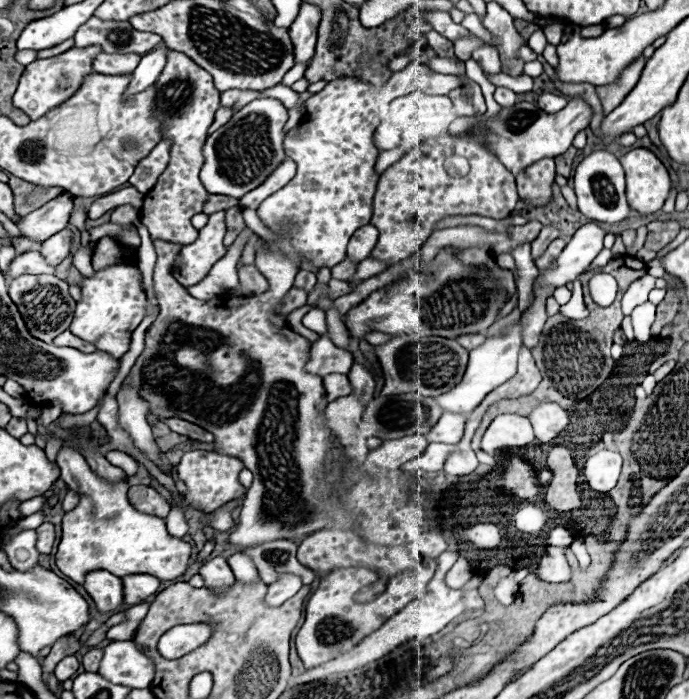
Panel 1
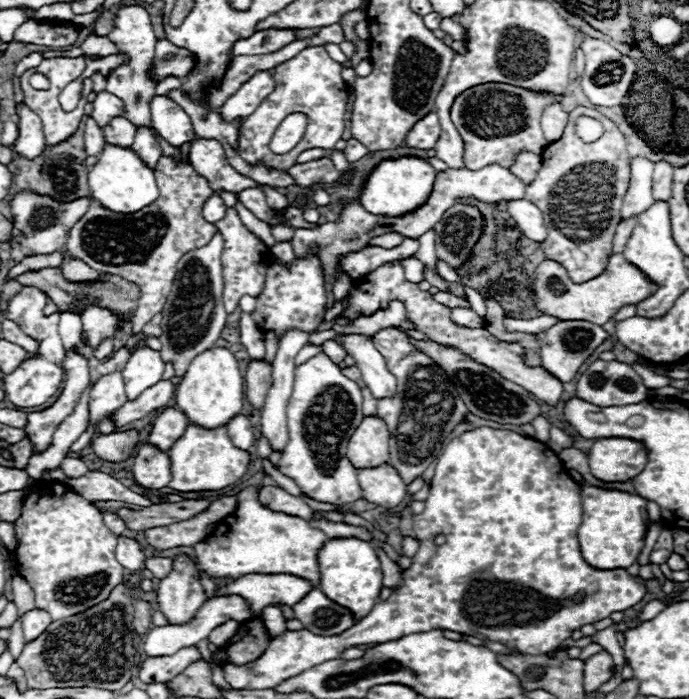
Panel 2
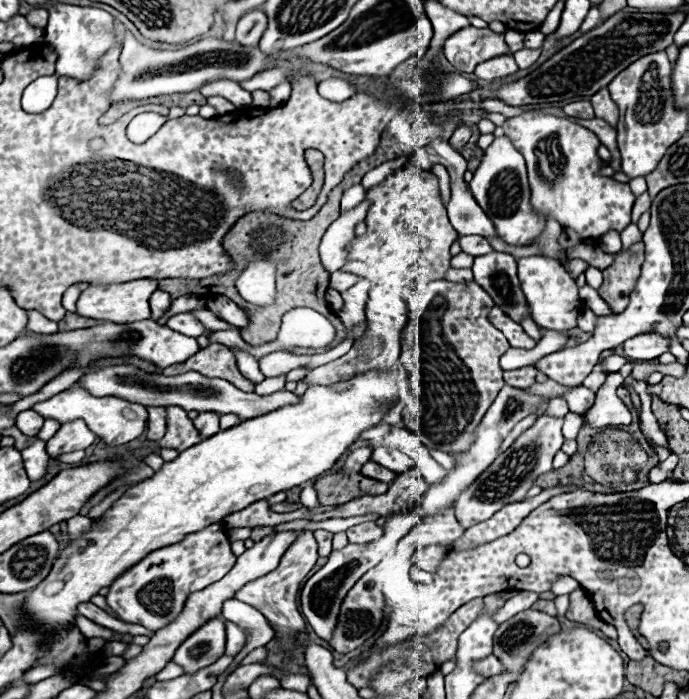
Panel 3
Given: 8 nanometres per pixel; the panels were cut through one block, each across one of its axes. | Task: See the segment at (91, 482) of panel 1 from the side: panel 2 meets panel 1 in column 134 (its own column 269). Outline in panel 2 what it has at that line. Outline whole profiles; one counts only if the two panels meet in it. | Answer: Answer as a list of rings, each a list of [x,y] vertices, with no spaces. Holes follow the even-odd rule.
[[[258,486],[244,488],[238,494],[238,508],[222,522],[218,522],[212,536],[194,546],[196,568],[212,578],[240,578],[246,574],[292,574],[308,580],[312,586],[318,586],[320,570],[316,552],[328,536],[318,528],[312,528],[304,518],[294,518],[264,508],[256,500],[258,490]]]

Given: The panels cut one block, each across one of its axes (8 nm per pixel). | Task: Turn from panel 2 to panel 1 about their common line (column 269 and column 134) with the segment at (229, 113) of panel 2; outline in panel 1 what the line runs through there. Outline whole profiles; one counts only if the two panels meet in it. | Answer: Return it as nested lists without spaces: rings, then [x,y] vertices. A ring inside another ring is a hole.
[[[160,44],[160,46],[162,48],[156,48],[156,50],[142,56],[138,68],[132,72],[132,82],[128,84],[128,88],[124,92],[126,98],[150,88],[158,80],[162,68],[166,64],[166,50],[168,50],[164,44]]]

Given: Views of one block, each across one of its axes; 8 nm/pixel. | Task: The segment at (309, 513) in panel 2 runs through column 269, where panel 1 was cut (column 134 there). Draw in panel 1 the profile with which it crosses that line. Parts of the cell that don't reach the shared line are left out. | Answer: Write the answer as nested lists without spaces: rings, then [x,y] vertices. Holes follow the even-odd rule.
[[[132,486],[128,492],[128,500],[130,504],[146,514],[154,514],[160,518],[166,518],[170,512],[170,504],[150,486]]]

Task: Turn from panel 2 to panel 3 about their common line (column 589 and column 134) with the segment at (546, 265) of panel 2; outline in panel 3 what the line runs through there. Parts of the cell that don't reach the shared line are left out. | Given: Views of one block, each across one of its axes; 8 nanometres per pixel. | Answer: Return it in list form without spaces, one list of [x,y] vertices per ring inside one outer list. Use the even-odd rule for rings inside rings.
[[[132,280],[124,284],[108,284],[108,286],[90,286],[78,298],[78,314],[94,320],[108,320],[116,324],[138,322],[150,318],[150,294],[158,288],[158,280]]]

